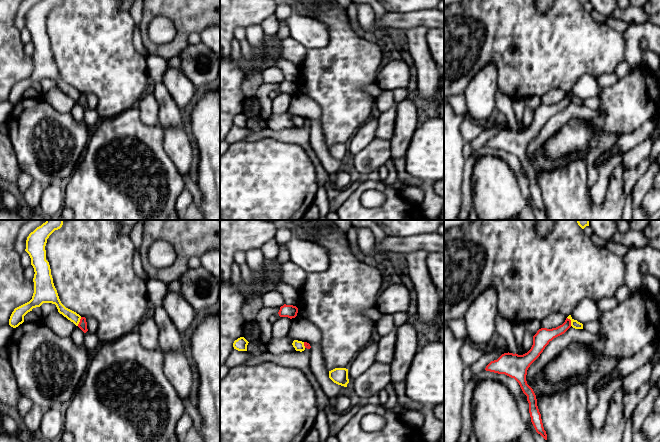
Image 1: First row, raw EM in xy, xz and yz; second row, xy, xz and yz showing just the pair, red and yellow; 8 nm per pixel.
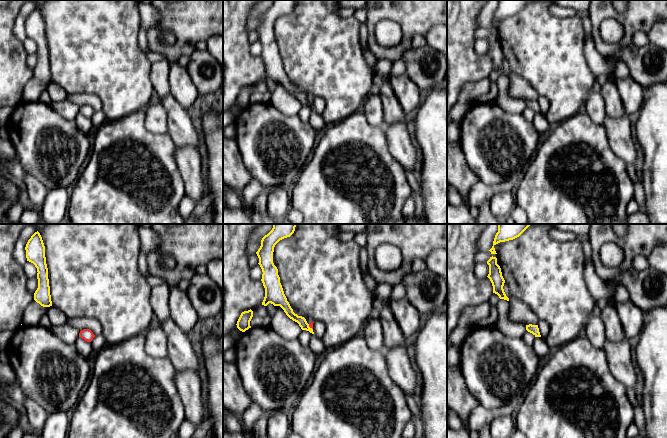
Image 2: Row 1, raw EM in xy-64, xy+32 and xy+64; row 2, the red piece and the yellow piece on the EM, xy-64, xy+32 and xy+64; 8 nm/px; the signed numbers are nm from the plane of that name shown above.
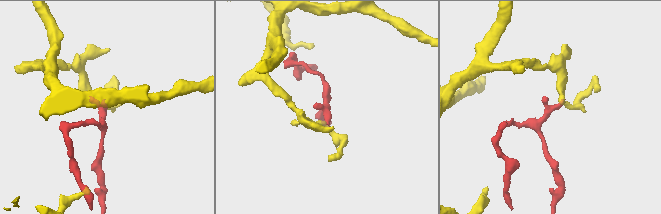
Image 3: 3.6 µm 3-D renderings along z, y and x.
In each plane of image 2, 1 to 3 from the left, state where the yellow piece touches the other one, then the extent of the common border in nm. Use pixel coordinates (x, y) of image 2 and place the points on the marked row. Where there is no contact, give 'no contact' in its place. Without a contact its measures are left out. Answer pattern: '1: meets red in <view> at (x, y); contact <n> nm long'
1: no contact
2: meets red in xy+32 at (310, 327); contact 60 nm long
3: no contact

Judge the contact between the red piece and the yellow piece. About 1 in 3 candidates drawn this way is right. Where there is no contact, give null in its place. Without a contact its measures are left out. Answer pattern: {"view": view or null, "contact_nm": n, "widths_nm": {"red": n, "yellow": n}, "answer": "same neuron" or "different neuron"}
{"view": "yz", "contact_nm": 80, "widths_nm": {"red": 130, "yellow": 70}, "answer": "different neuron"}

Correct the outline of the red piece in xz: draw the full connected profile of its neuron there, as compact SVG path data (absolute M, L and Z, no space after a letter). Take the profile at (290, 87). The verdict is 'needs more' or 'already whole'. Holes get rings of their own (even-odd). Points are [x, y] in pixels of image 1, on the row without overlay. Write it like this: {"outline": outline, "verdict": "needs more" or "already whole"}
{"outline": "M286 81L280 83L280 86L278 88L280 93L288 93L290 95L295 94L298 89L298 84L293 81Z", "verdict": "already whole"}

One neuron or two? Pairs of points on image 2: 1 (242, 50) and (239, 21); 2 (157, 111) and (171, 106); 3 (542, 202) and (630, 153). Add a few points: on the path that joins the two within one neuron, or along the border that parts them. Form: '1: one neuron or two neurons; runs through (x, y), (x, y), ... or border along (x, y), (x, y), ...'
1: one neuron; runs through (239, 43), (239, 28)
2: two neurons; border along (159, 102), (166, 113), (168, 131)
3: two neurons; border along (607, 138), (612, 151), (626, 164)

